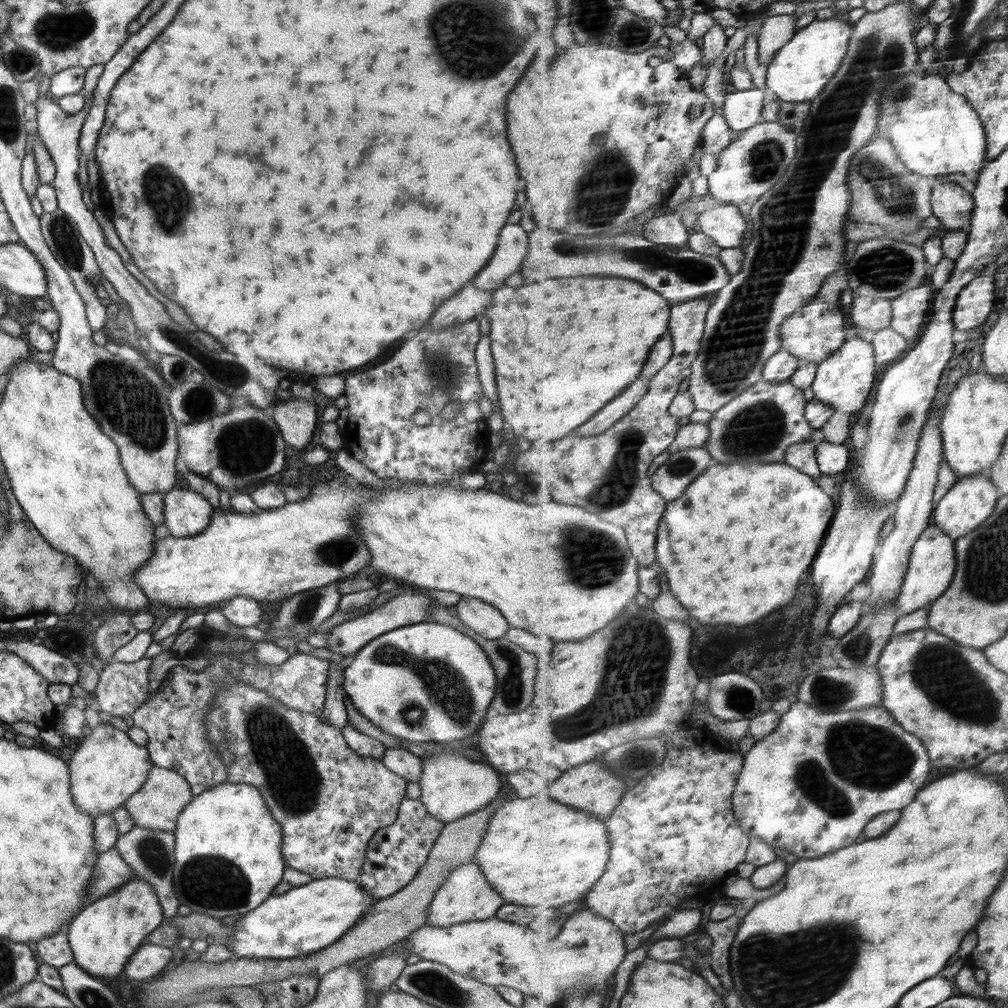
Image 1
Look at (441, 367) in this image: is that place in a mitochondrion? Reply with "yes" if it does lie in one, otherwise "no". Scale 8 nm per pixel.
yes

